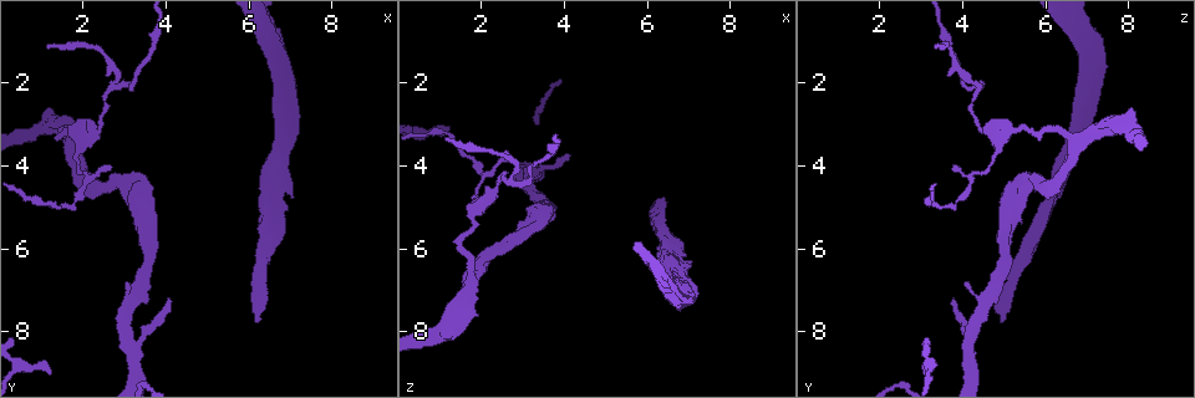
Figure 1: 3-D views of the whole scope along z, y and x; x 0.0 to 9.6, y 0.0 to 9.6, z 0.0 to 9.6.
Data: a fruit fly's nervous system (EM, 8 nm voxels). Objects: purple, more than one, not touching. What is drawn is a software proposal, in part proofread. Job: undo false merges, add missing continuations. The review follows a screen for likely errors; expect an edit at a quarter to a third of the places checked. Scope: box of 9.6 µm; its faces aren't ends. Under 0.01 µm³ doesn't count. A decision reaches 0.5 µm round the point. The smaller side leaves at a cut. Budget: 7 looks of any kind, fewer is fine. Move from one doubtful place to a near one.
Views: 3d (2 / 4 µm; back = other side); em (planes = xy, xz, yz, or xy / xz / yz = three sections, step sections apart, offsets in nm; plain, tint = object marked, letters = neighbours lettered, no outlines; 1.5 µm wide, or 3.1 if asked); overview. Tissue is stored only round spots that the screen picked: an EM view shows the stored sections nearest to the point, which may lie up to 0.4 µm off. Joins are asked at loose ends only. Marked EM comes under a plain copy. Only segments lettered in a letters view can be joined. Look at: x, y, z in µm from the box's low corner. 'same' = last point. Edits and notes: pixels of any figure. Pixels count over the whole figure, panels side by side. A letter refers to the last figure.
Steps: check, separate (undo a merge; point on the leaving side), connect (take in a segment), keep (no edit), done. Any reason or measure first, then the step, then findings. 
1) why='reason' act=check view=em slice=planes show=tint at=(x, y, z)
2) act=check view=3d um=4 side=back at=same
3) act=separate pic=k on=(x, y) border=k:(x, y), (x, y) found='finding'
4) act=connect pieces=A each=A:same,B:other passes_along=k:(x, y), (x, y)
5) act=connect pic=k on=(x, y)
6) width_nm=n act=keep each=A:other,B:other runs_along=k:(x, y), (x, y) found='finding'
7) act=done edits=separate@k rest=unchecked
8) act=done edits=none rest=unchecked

why='an open end' act=check view=em slice=yz step=4 show=tint at=(6.55, 2.50, 6.65)

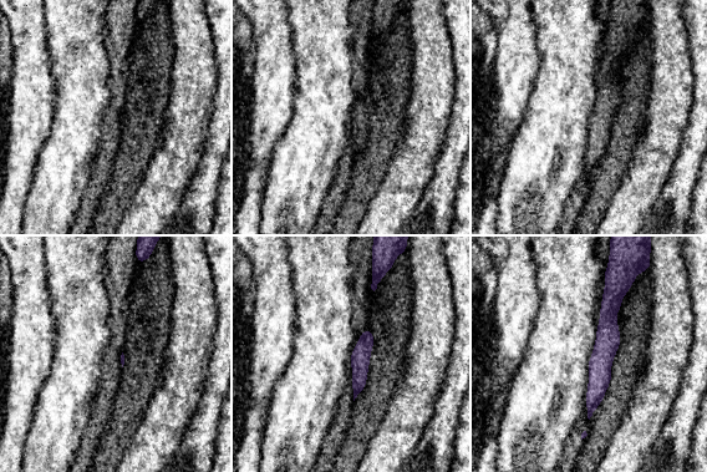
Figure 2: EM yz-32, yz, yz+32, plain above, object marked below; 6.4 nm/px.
act=check view=em slice=planes show=letters at=same

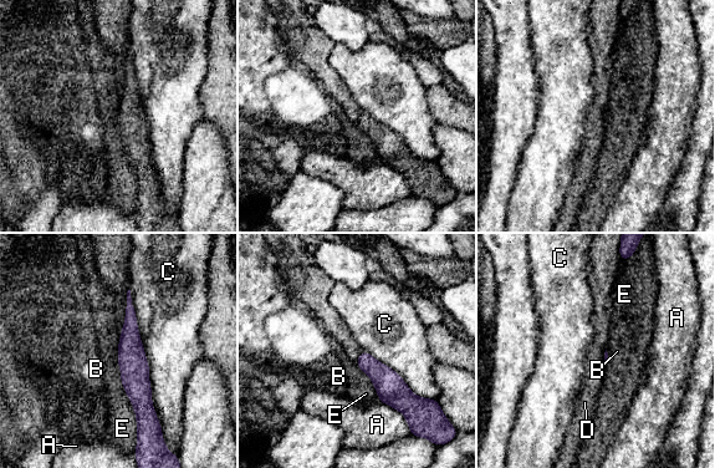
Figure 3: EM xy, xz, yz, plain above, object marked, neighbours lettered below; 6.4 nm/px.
act=keep each=A:other,B:other,C:other,D:other,E:other border=3:(121, 383), (133, 407), (137, 436) found='none of them fits'

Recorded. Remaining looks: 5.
why='long arm stops here' act=check view=em slice=planes show=letters at=(6.20, 7.80, 5.00)

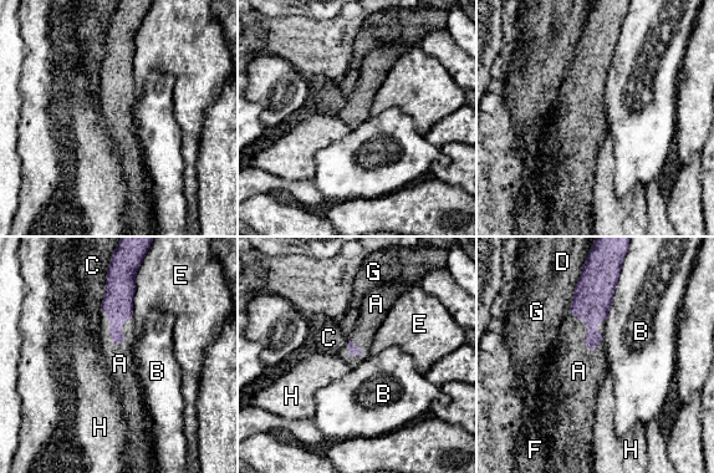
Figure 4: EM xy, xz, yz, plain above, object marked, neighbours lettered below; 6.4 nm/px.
act=connect pieces=A each=A:same,B:other,C:other,D:other,E:other,F:other,G:other,H:other passes_along=4:(592, 298), (588, 329), (574, 364) found='the neuron continues'

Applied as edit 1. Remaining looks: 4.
why='branch point' act=check view=3d um=2 at=(6.40, 4.95, 6.05)

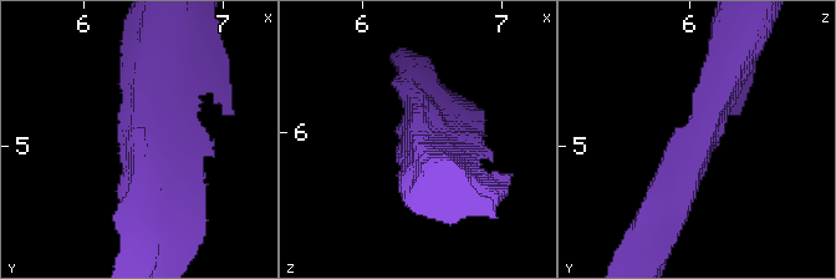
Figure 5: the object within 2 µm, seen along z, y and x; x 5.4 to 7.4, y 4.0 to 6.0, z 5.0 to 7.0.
arms=3 act=check view=em slice=xy step=4 show=tint at=(6.44, 4.92, 6.08)

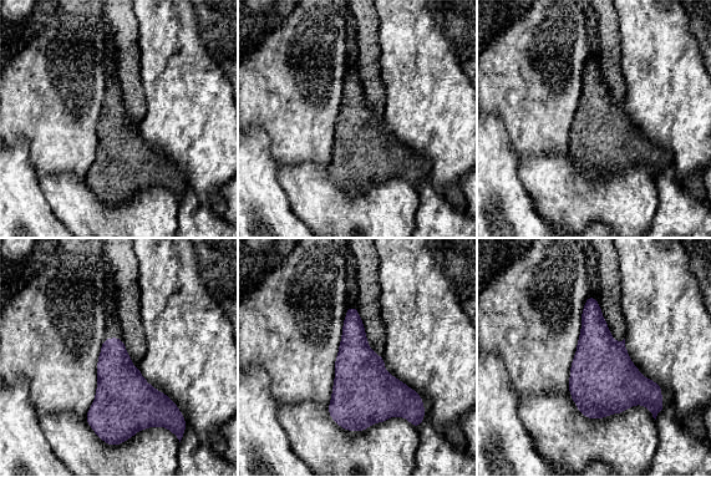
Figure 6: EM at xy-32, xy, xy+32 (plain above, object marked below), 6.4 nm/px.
why='cut it another way' act=check view=em slice=planes show=letters at=same

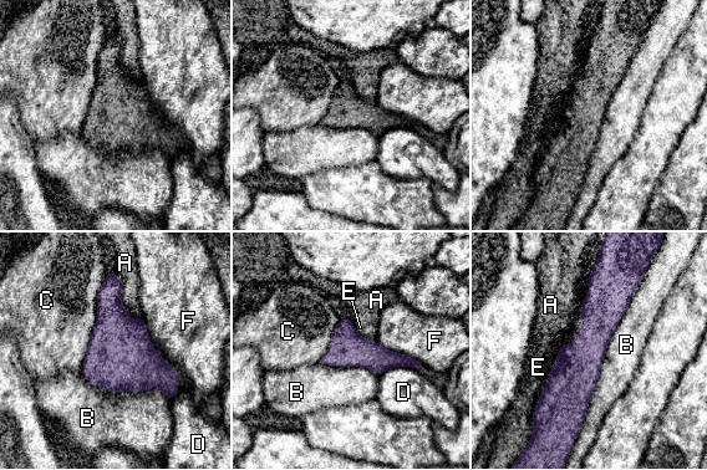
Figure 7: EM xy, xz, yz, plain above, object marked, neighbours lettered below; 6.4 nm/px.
act=keep each=A:other,B:other,C:other,D:other,E:other,F:other runs_along=7:(596, 276), (576, 424) found='one neuron here'

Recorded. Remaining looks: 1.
act=done edits=connect@4 rest=unchecked

